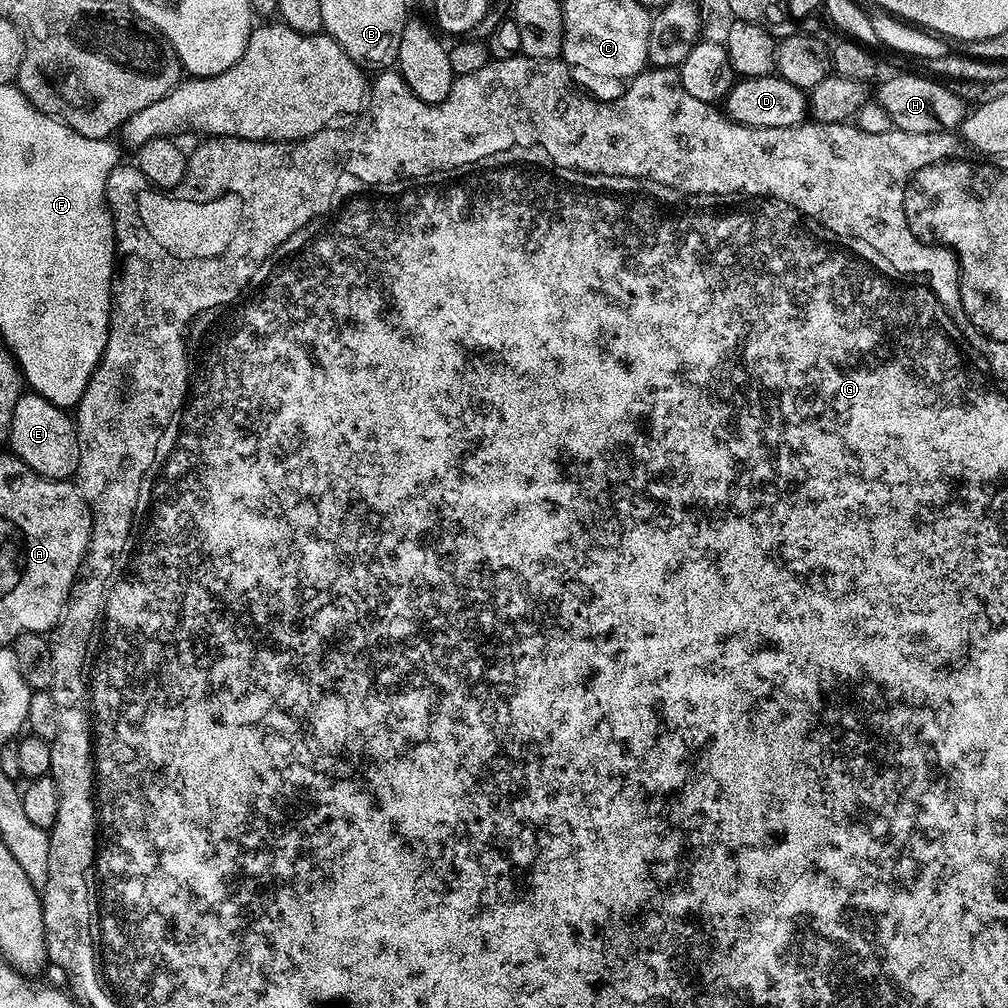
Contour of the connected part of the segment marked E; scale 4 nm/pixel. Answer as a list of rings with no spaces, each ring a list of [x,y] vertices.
[[[25,391],[18,398],[18,406],[14,406],[14,418],[8,435],[11,451],[30,470],[34,470],[47,480],[72,480],[78,470],[78,442],[76,441],[76,426],[73,417],[67,411],[42,398],[37,392]]]

